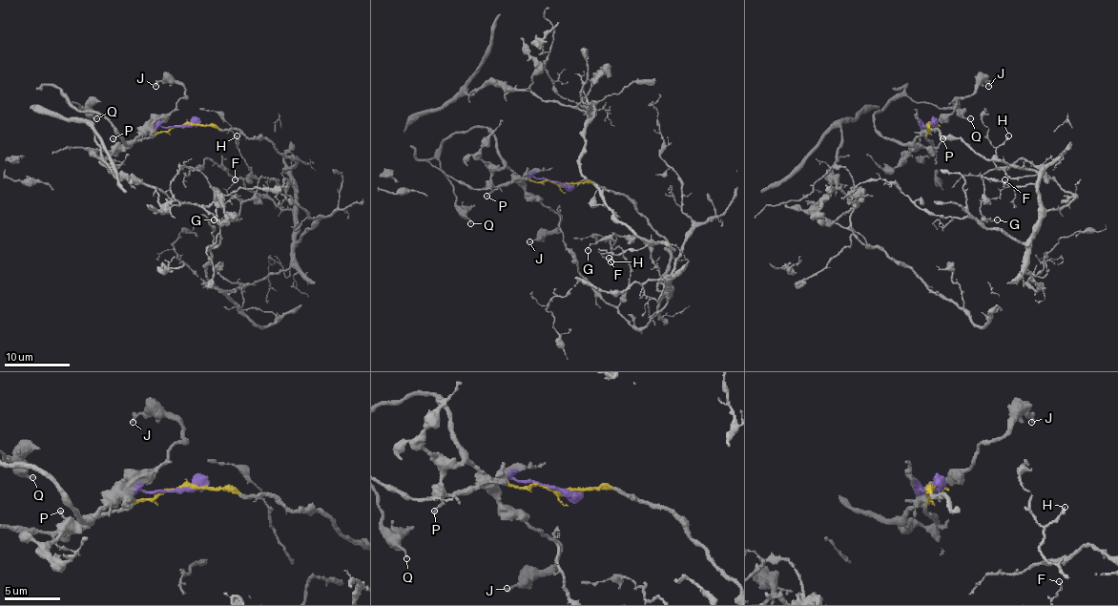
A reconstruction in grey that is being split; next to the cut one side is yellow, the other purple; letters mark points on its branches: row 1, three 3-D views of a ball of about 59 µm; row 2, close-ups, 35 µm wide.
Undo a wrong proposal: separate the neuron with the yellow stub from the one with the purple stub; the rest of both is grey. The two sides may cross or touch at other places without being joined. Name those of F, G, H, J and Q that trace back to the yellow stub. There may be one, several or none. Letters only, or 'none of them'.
F, G, H

